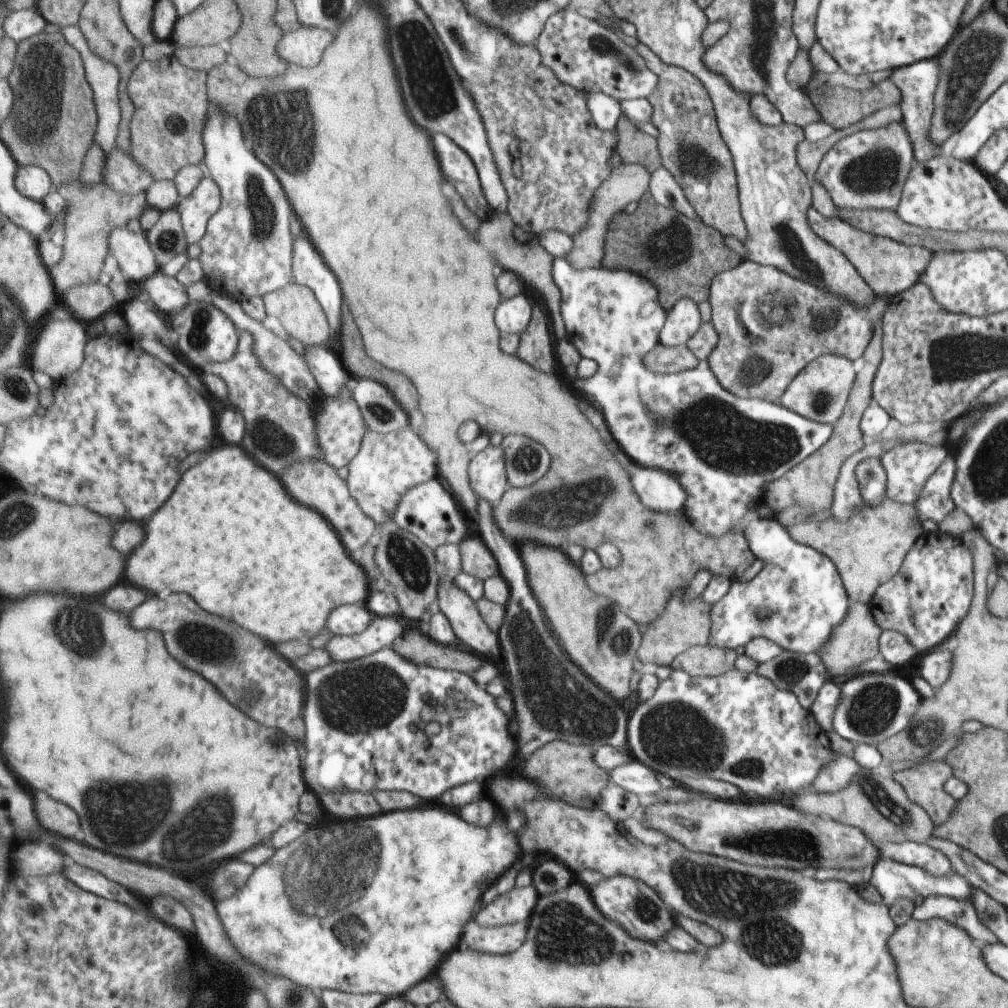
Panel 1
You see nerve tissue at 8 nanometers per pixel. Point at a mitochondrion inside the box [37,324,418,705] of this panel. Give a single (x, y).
(204, 644)

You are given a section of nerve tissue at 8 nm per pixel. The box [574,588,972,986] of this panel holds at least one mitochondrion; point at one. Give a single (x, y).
(721, 893)

